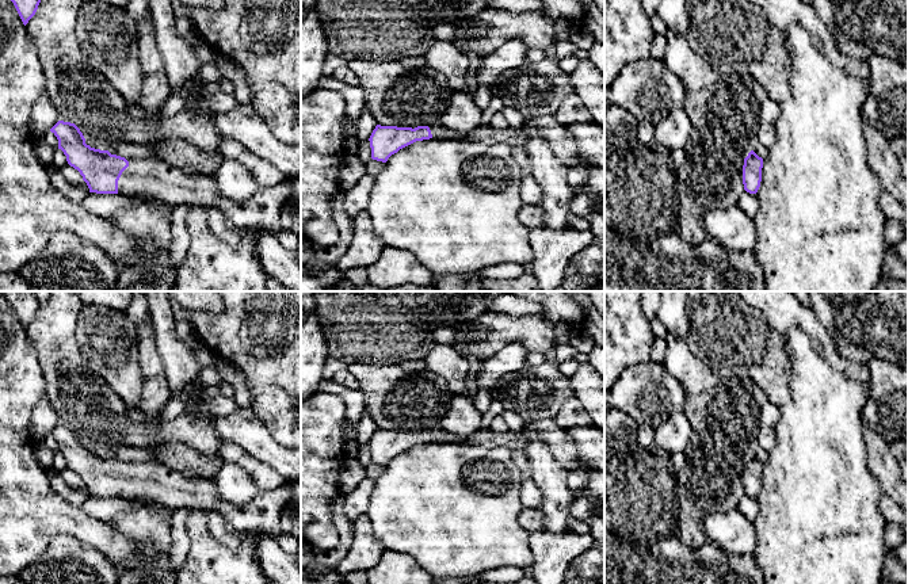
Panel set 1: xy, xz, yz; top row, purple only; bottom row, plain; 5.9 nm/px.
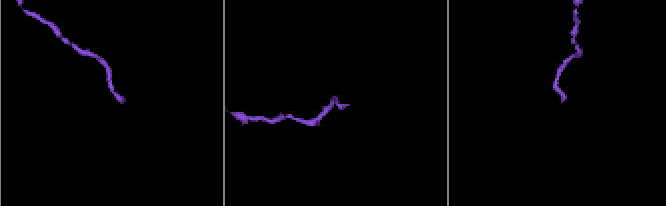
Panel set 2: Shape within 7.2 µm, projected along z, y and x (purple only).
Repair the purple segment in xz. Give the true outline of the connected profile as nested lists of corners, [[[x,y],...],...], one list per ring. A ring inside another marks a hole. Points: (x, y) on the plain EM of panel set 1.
[[[440,427],[431,430],[381,430],[377,428],[369,444],[371,451],[371,462],[386,466],[388,462],[400,453],[423,443],[457,443],[468,444],[468,438],[446,432]]]

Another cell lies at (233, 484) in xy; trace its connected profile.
[[[224,463],[211,480],[220,499],[233,507],[244,507],[259,492],[248,472],[236,463]]]

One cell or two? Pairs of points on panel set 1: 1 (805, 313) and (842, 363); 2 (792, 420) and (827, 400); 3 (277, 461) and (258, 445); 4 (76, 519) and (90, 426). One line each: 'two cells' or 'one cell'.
1: one cell
2: one cell
3: one cell
4: two cells

